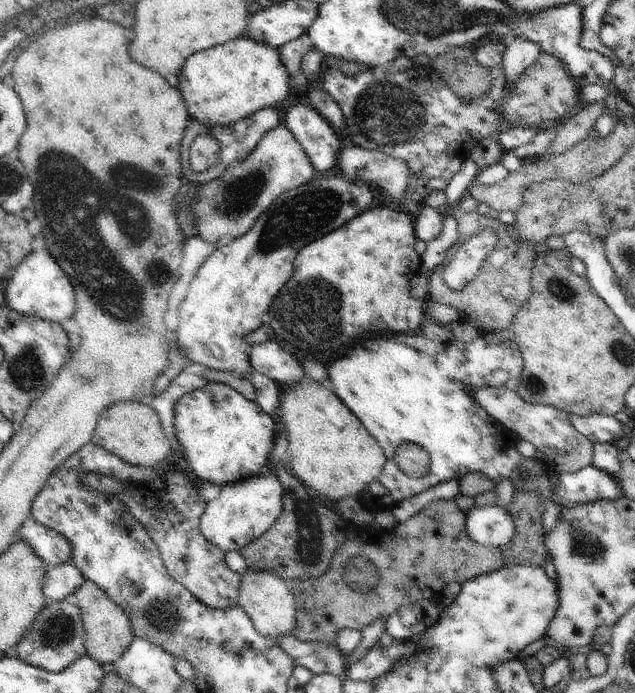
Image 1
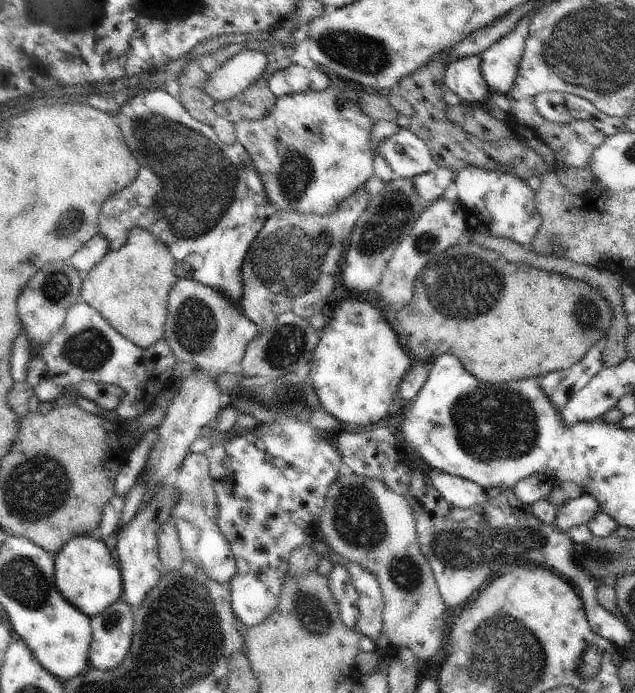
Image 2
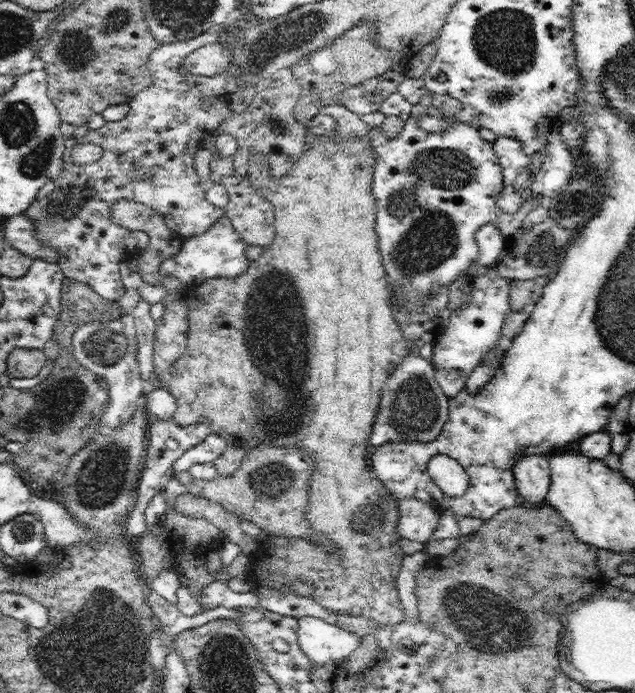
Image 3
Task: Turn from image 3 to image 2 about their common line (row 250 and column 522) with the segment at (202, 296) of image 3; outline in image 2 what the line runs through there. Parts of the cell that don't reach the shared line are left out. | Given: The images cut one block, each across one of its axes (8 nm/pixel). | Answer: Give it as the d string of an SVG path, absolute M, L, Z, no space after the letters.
M469 240L458 242L458 244L451 246L448 250L441 252L432 262L428 262L416 277L415 282L414 286L416 288L414 288L414 296L410 306L402 308L398 312L398 318L396 320L392 318L391 324L401 341L403 341L406 351L414 360L414 363L420 361L423 363L433 363L436 362L437 357L441 354L452 353L463 362L466 370L469 370L476 378L487 383L507 383L531 378L543 378L552 371L570 368L588 352L592 345L606 338L613 319L613 310L609 302L589 283L565 274L545 271L529 264L510 263L502 253L481 248Z

